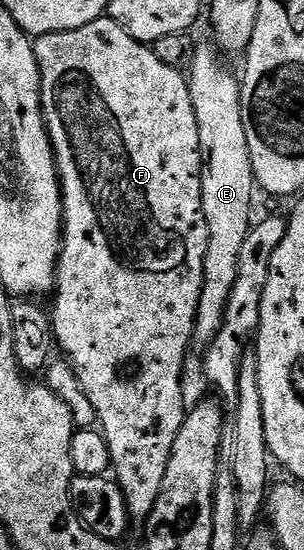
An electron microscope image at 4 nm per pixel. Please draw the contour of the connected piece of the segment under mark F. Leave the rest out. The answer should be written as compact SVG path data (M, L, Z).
M102 18L83 26L79 30L67 30L66 32L52 32L46 36L36 37L33 52L37 56L37 65L41 71L41 109L45 111L45 125L49 131L49 137L53 143L53 158L57 162L57 174L61 177L61 201L65 207L65 223L63 225L63 243L61 245L61 257L57 260L57 283L55 285L55 295L52 297L53 308L51 307L52 332L56 347L65 351L64 359L68 361L77 375L78 386L83 394L90 400L97 414L96 423L107 442L107 450L113 459L111 465L112 475L115 477L121 492L127 502L130 521L141 522L148 521L151 510L155 510L155 502L159 498L159 490L163 490L163 474L167 474L167 458L171 458L171 450L175 446L175 434L185 421L187 403L185 404L185 384L181 379L185 376L185 359L189 356L189 348L193 344L193 331L197 325L197 311L199 310L199 298L205 285L205 259L207 258L207 242L209 241L209 231L207 230L207 218L203 214L203 202L201 201L201 147L199 146L199 122L195 114L195 106L191 102L191 90L189 82L184 71L167 66L167 62L159 62L159 58L154 54L152 47L148 44L140 44L119 22L108 18Z

